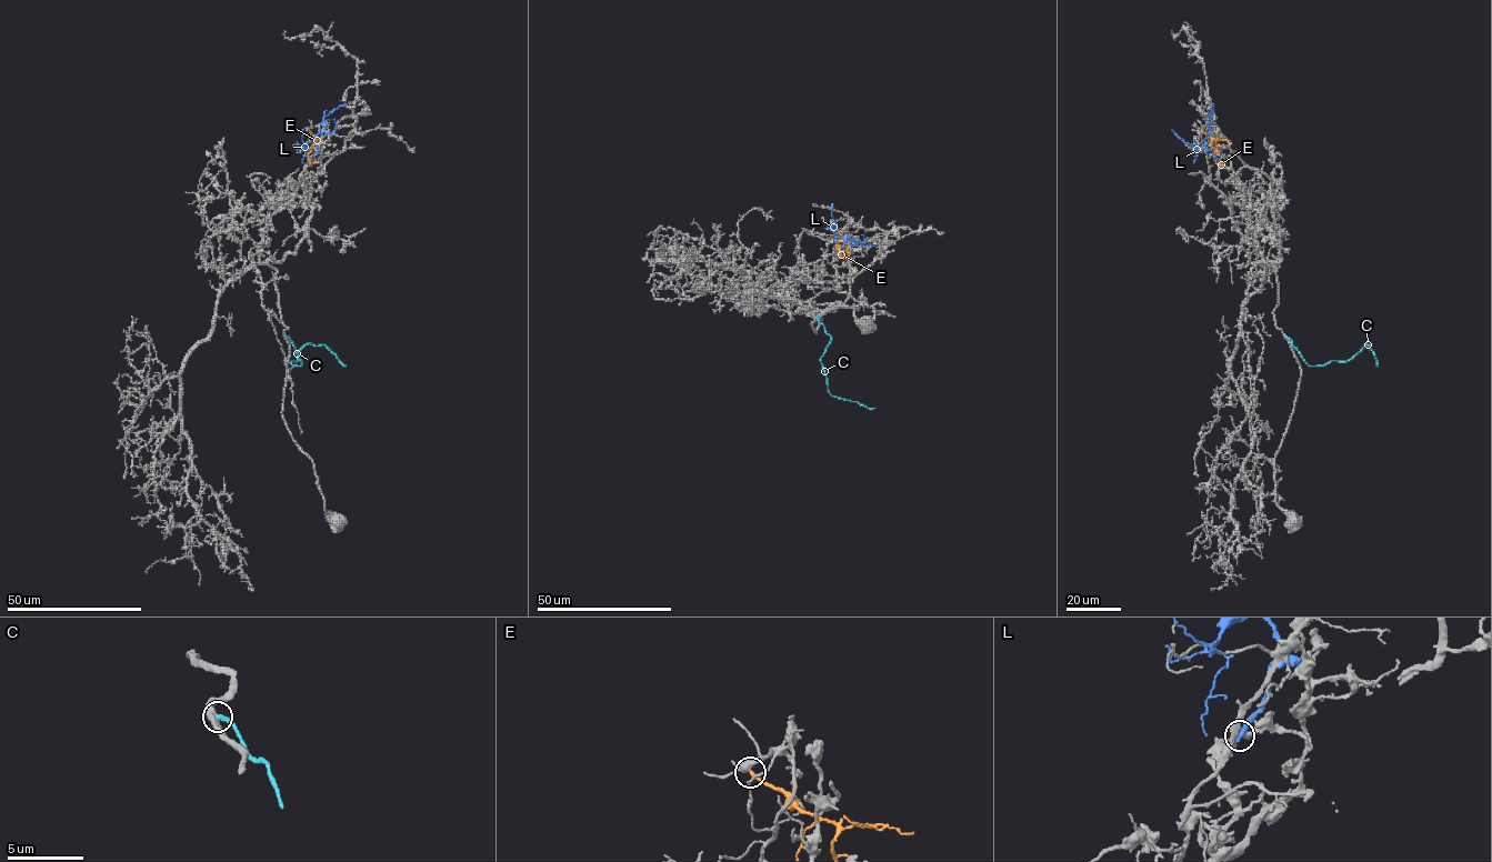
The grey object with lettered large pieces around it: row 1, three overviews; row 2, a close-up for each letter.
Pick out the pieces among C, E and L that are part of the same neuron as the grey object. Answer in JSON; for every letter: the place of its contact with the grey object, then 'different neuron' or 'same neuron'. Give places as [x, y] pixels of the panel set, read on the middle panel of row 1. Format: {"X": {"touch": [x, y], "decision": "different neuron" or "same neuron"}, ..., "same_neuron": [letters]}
{"C": {"touch": [814, 316], "decision": "different neuron"}, "E": {"touch": [838, 232], "decision": "different neuron"}, "L": {"touch": [839, 250], "decision": "different neuron"}, "same_neuron": []}

